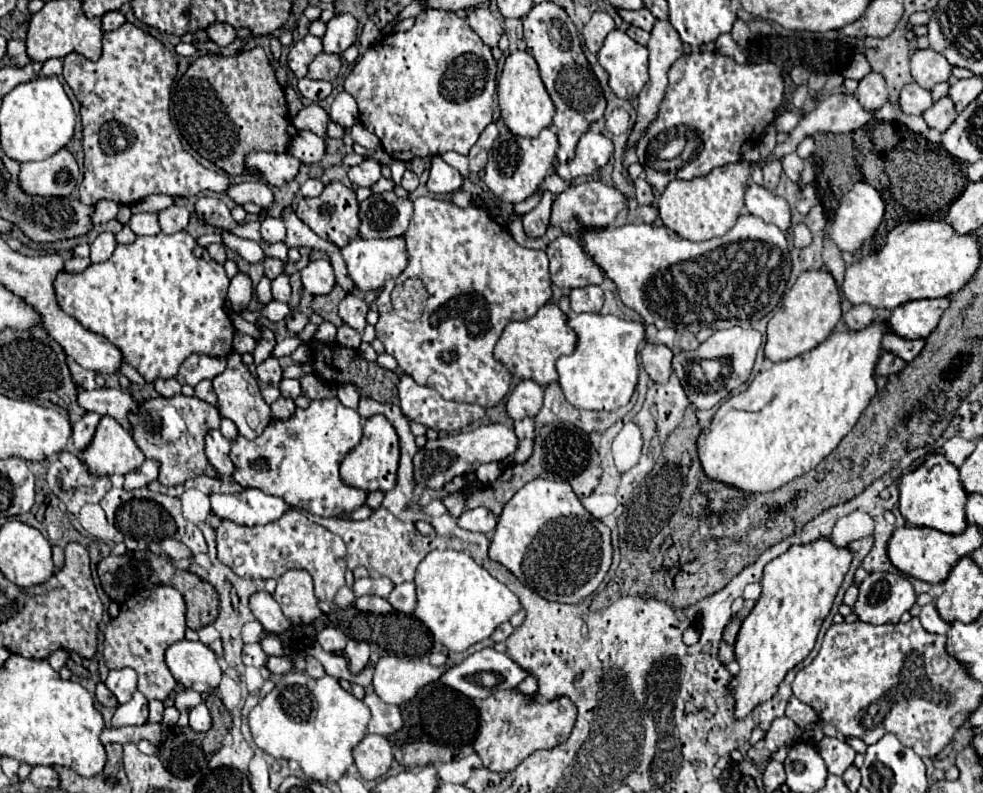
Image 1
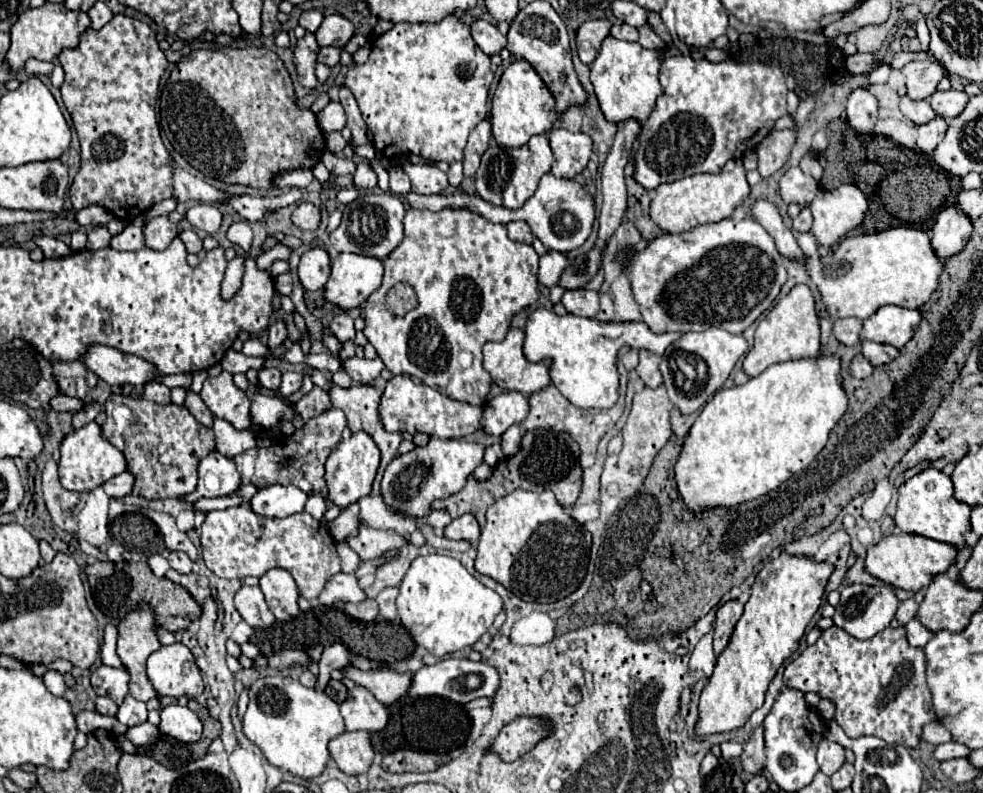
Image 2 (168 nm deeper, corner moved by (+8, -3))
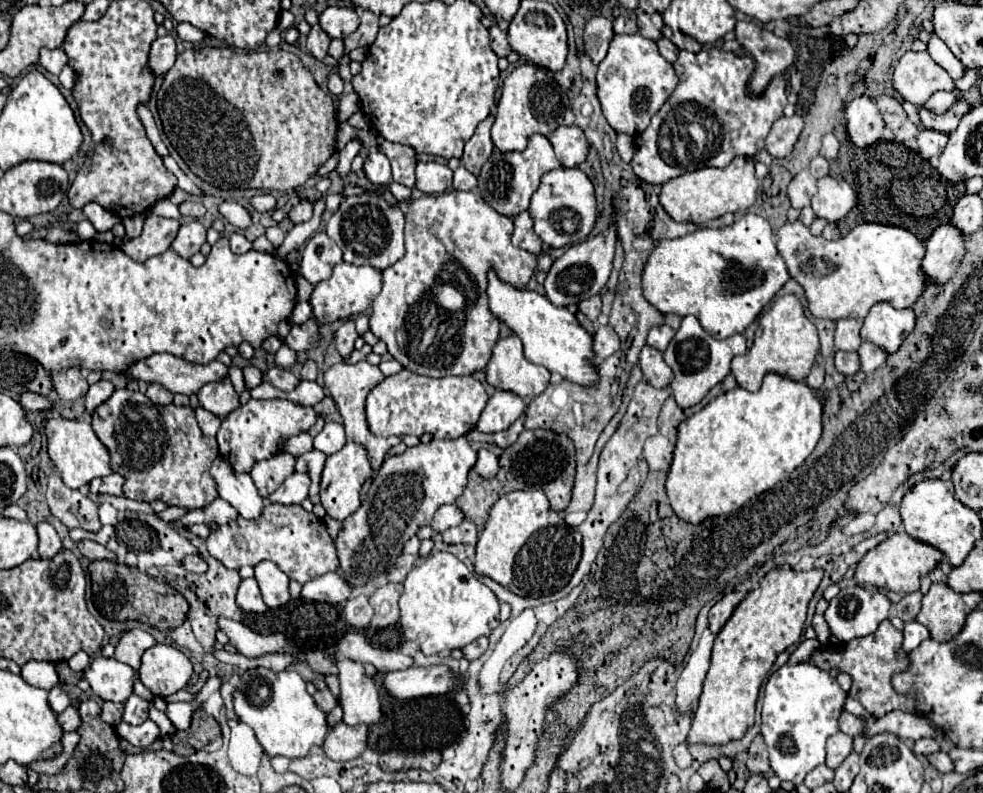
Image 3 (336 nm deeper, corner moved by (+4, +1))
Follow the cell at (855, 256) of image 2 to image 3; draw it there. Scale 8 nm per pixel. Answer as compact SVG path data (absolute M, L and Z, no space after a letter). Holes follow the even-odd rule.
M795 221L795 223L785 223L781 229L777 229L775 241L781 257L787 263L789 275L805 287L809 311L815 317L831 321L847 317L863 319L869 313L869 309L881 301L891 303L895 309L913 307L927 285L927 277L921 267L921 261L925 257L925 245L911 231L903 227L863 223L837 241L825 241L823 237L813 237L801 221Z

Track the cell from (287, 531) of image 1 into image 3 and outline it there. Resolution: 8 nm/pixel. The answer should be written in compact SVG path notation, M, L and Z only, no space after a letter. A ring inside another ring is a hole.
M269 503L263 507L263 513L257 519L245 519L239 515L231 523L209 531L207 549L227 569L239 569L243 565L255 567L257 563L271 559L289 575L289 579L301 585L319 575L339 569L337 549L327 533L323 519L305 511L301 505Z

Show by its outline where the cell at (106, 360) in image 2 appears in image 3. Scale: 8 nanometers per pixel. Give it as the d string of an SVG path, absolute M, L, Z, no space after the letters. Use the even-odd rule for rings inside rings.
M155 353L135 361L127 369L123 369L121 375L133 377L137 381L161 383L171 393L191 395L197 393L205 383L227 377L227 367L217 359L207 365L191 365L189 361L183 361L169 353Z

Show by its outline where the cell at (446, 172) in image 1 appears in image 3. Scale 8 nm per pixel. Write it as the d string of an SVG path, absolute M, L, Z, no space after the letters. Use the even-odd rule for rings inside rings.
M417 163L417 189L427 195L437 195L451 189L453 171L439 163Z

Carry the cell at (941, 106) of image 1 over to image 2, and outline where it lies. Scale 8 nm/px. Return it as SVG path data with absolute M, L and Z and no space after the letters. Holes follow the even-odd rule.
M937 117L931 123L919 125L919 137L917 137L919 151L923 151L925 155L931 155L935 151L935 147L943 141L945 131L947 131L947 123L943 117Z

